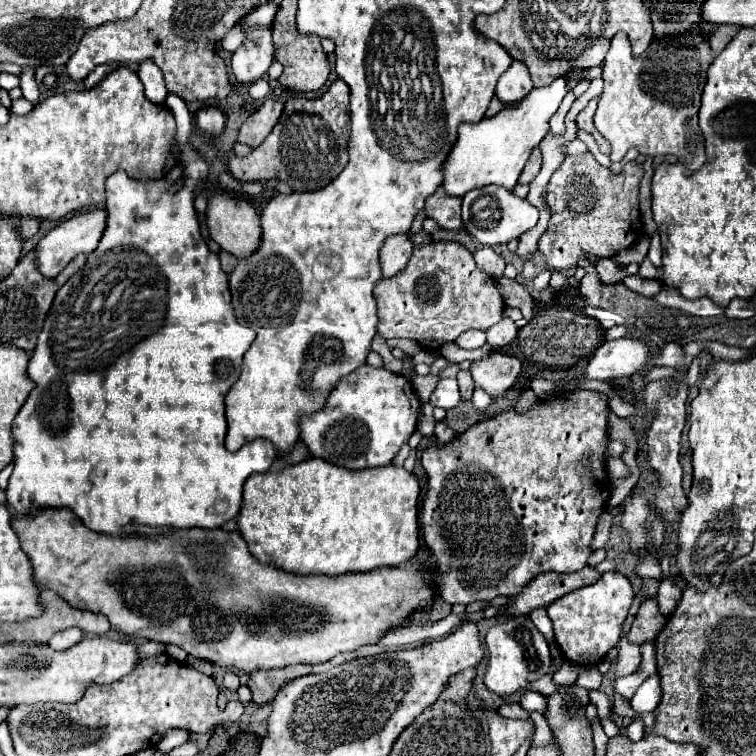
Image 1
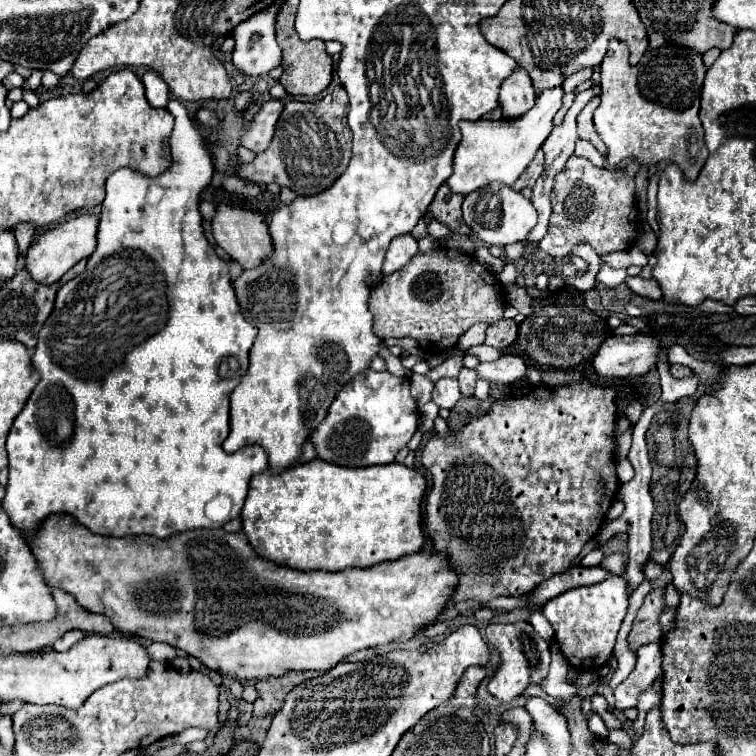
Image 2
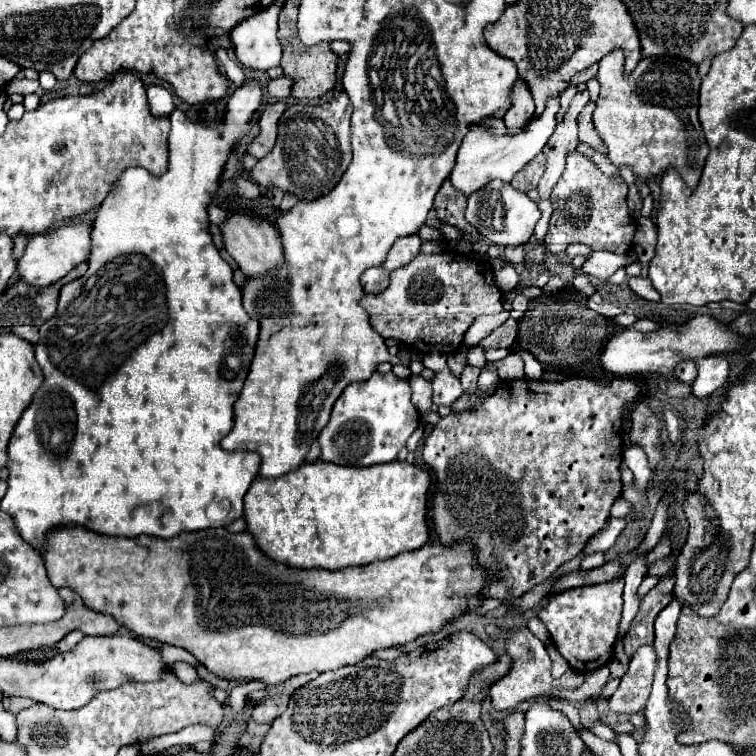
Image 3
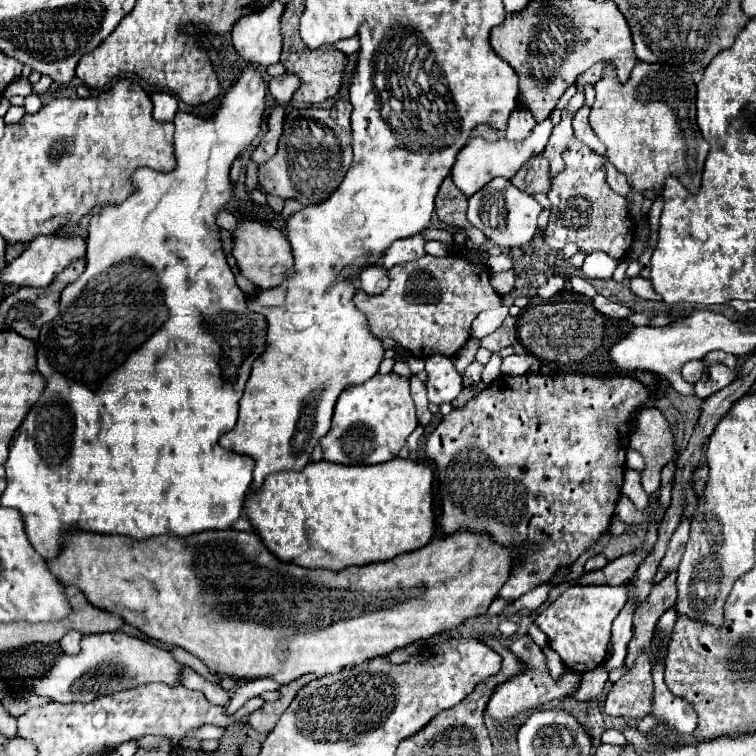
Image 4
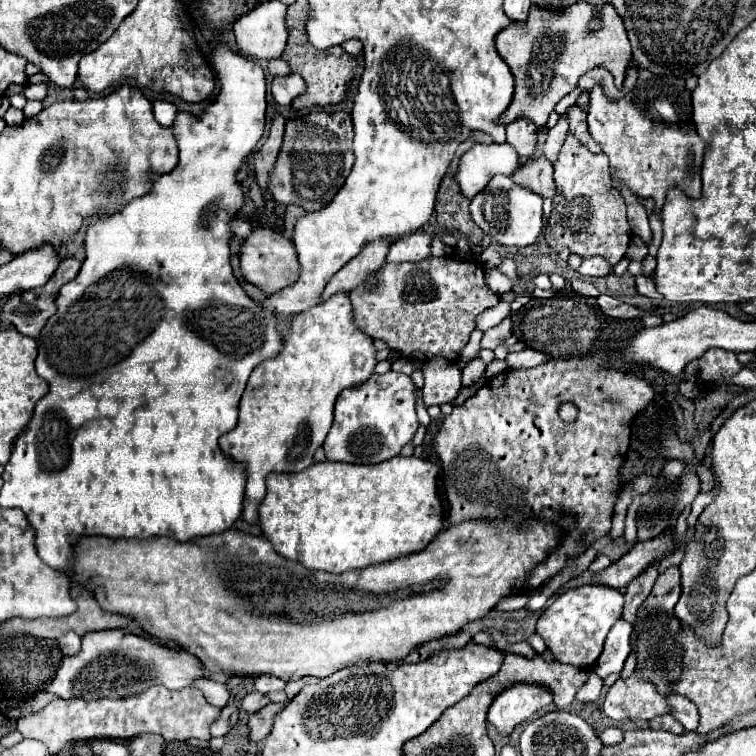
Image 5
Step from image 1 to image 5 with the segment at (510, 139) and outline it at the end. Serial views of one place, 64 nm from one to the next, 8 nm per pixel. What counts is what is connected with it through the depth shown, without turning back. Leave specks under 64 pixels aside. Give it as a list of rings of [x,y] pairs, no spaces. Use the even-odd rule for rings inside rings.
[[[476,142],[468,152],[462,154],[456,182],[460,184],[466,198],[474,198],[496,174],[512,176],[520,166],[520,154],[508,144],[482,144]]]

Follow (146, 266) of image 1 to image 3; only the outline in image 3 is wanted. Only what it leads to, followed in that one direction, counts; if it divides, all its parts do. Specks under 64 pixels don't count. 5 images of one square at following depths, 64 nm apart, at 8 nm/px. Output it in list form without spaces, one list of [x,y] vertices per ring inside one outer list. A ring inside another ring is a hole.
[[[252,80],[240,86],[228,100],[224,126],[208,126],[204,122],[190,122],[182,110],[172,112],[172,130],[168,136],[170,144],[170,166],[162,176],[148,176],[142,168],[128,168],[112,186],[110,194],[102,202],[98,216],[92,226],[92,254],[88,270],[82,278],[76,278],[62,286],[56,314],[40,328],[40,340],[34,346],[36,362],[42,368],[44,382],[36,390],[30,406],[18,420],[10,444],[8,444],[8,492],[2,498],[2,510],[8,512],[20,532],[20,536],[40,550],[48,528],[60,524],[80,524],[92,532],[106,536],[156,536],[172,538],[180,532],[194,532],[204,528],[226,527],[242,516],[242,500],[250,488],[250,482],[260,472],[260,454],[256,452],[226,452],[220,448],[220,440],[232,430],[232,404],[246,380],[248,366],[254,356],[258,340],[258,322],[252,320],[240,302],[240,288],[232,282],[232,268],[220,258],[212,238],[208,234],[206,206],[218,188],[222,168],[228,160],[230,150],[240,136],[248,132],[248,122],[256,114],[262,102],[262,90]]]

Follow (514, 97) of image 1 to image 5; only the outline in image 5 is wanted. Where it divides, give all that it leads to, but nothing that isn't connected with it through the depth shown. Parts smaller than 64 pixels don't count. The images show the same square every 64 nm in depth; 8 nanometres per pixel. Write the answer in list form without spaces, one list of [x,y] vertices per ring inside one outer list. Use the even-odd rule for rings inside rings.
[[[520,118],[520,120],[514,120],[512,124],[508,124],[506,142],[512,144],[524,160],[528,160],[528,158],[532,158],[534,148],[536,148],[534,134],[536,134],[536,124],[532,124],[532,120]]]

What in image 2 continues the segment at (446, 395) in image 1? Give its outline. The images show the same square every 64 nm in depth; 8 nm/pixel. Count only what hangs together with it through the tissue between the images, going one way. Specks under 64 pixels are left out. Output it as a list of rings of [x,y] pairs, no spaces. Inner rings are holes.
[[[440,378],[434,386],[432,392],[432,402],[438,404],[440,408],[454,408],[454,404],[462,398],[458,390],[458,380],[456,378]]]

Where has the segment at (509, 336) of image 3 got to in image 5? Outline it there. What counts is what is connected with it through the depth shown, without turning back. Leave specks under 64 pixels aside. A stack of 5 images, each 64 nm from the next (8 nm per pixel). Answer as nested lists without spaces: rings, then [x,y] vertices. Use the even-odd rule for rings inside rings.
[[[506,318],[502,320],[498,326],[490,328],[484,332],[484,338],[482,338],[482,348],[490,348],[490,350],[496,350],[508,336],[512,336],[512,320]]]

